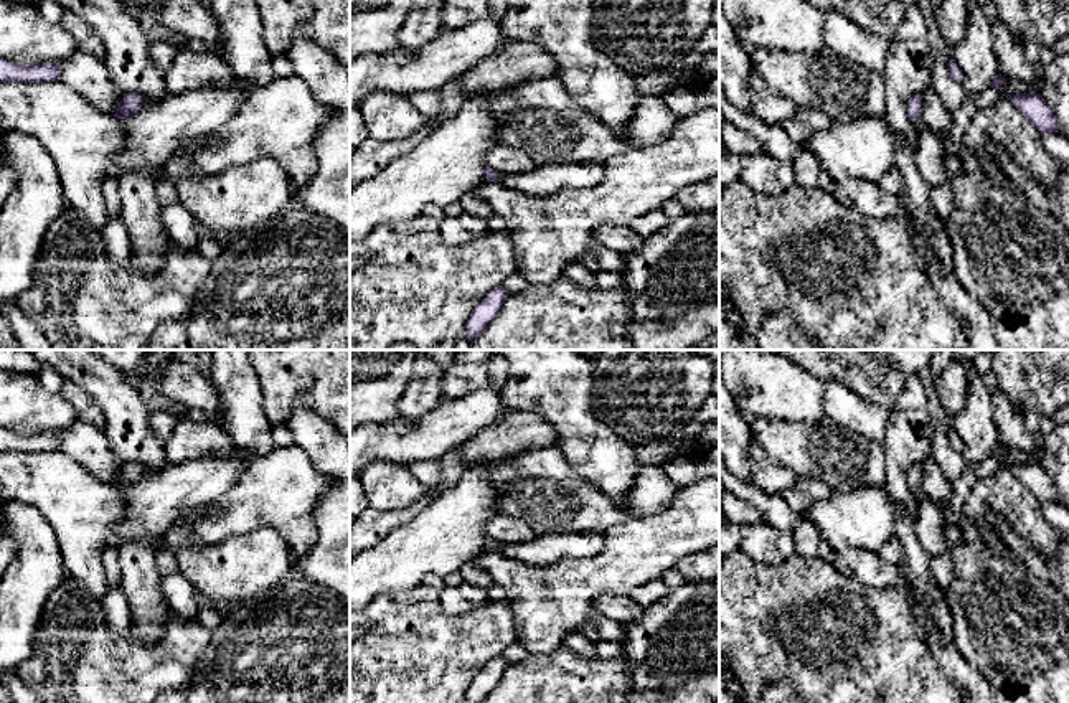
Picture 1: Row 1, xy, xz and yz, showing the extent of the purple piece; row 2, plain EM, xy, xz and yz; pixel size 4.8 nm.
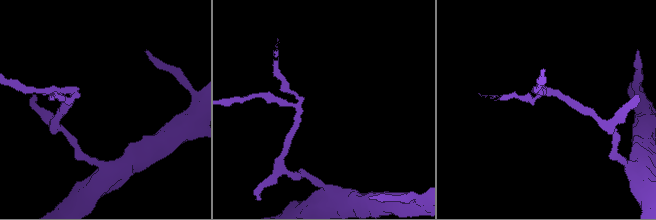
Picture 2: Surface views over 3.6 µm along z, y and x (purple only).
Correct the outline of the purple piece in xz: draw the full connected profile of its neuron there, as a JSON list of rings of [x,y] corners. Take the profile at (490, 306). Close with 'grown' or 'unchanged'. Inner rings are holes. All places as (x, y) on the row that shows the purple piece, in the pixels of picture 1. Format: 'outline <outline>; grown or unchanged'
outline [[[498,285],[473,309],[465,323],[465,335],[470,342],[500,314],[506,297],[508,294],[503,285]]]; unchanged

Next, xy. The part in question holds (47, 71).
outline [[[0,58],[0,83],[54,83],[59,81],[59,63],[18,66]]]; unchanged

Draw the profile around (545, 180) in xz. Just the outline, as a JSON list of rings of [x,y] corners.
[[[600,163],[544,165],[521,175],[502,175],[497,183],[531,196],[548,196],[564,190],[582,190],[597,185],[604,173],[605,165]]]

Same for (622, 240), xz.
[[[604,226],[594,231],[594,244],[609,248],[619,254],[638,249],[643,238],[630,226]]]

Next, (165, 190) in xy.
[[[157,175],[153,182],[155,195],[162,208],[170,206],[178,201],[178,193],[175,185],[163,175]]]

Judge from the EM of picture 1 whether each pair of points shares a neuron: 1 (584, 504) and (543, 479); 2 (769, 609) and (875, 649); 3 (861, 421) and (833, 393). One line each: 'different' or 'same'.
1: same
2: same
3: same

